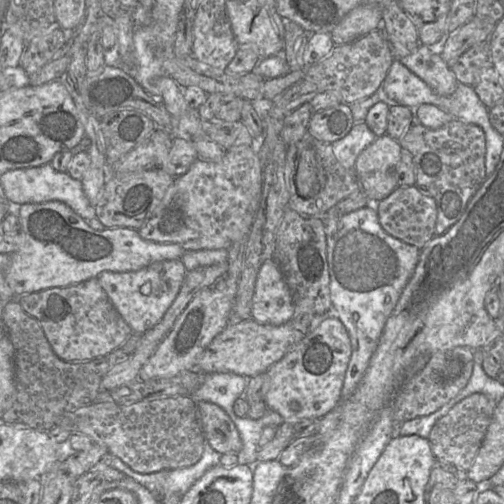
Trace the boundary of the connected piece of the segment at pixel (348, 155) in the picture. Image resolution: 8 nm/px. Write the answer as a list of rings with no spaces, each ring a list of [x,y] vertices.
[[[353,124],[350,132],[342,139],[331,144],[338,162],[346,169],[354,170],[359,154],[378,137],[365,124]]]

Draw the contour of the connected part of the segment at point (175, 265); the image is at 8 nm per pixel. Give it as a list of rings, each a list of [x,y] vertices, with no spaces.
[[[175,259],[155,262],[138,271],[104,271],[97,280],[133,334],[142,335],[162,319],[179,293],[186,274],[181,259]]]

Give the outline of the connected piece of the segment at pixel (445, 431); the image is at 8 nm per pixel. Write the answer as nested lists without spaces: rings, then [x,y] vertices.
[[[474,393],[454,405],[431,429],[428,442],[436,460],[464,469],[471,468],[493,418],[497,402],[481,393]]]

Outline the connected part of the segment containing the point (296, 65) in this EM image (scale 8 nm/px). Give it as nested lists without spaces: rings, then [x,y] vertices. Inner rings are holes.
[[[283,18],[283,25],[284,25],[284,48],[283,48],[283,55],[284,58],[290,68],[290,71],[298,71],[303,69],[305,63],[303,60],[304,51],[310,39],[310,34],[315,33],[308,33],[306,32],[301,26],[296,24],[295,22]]]

